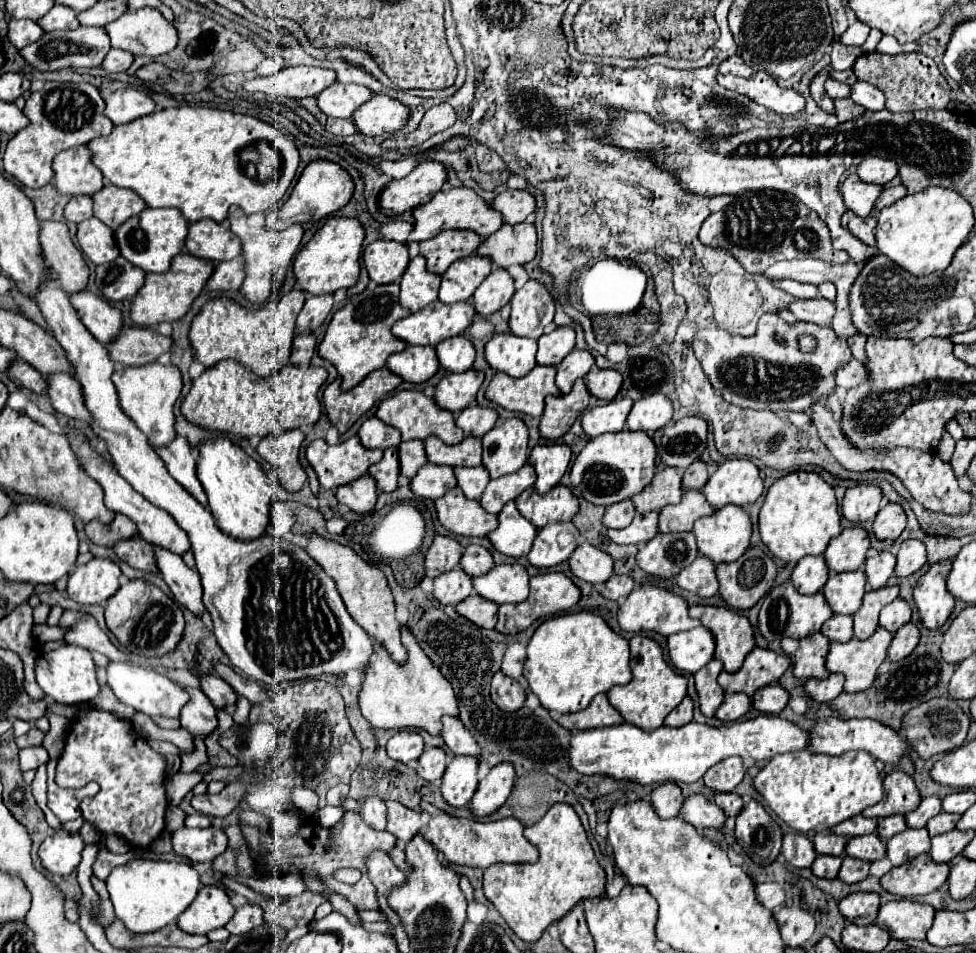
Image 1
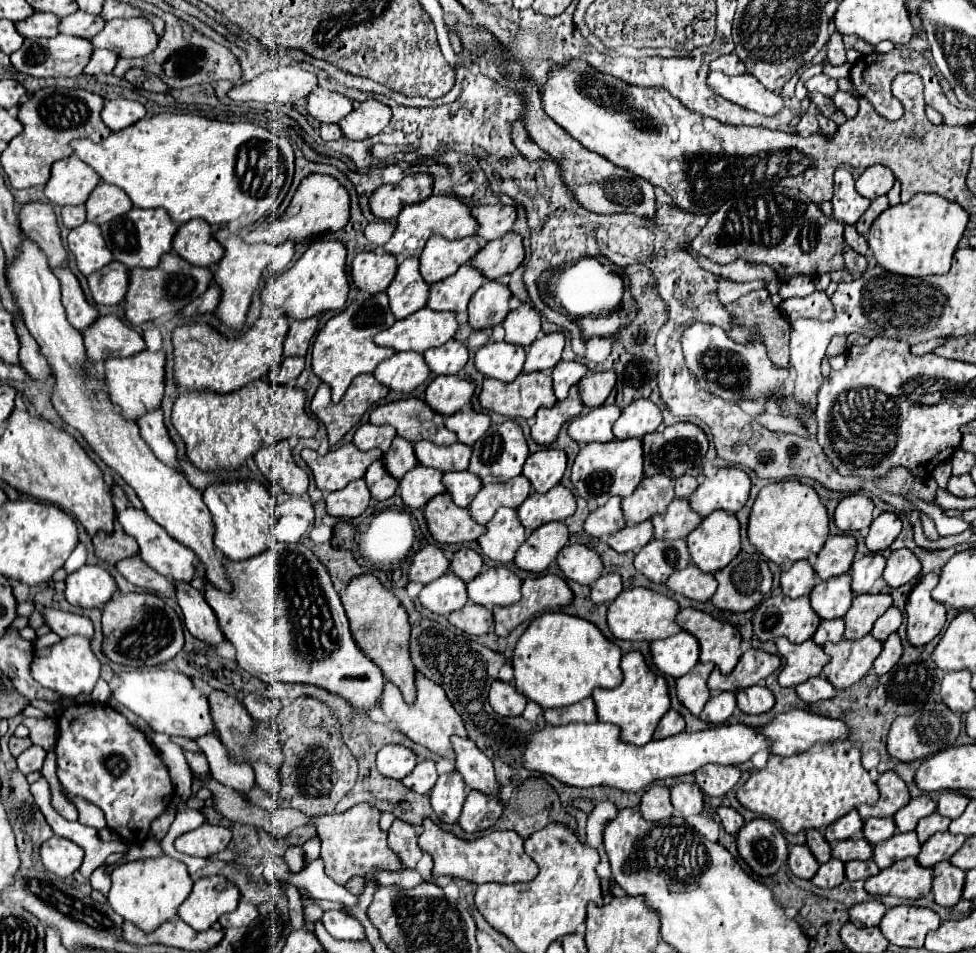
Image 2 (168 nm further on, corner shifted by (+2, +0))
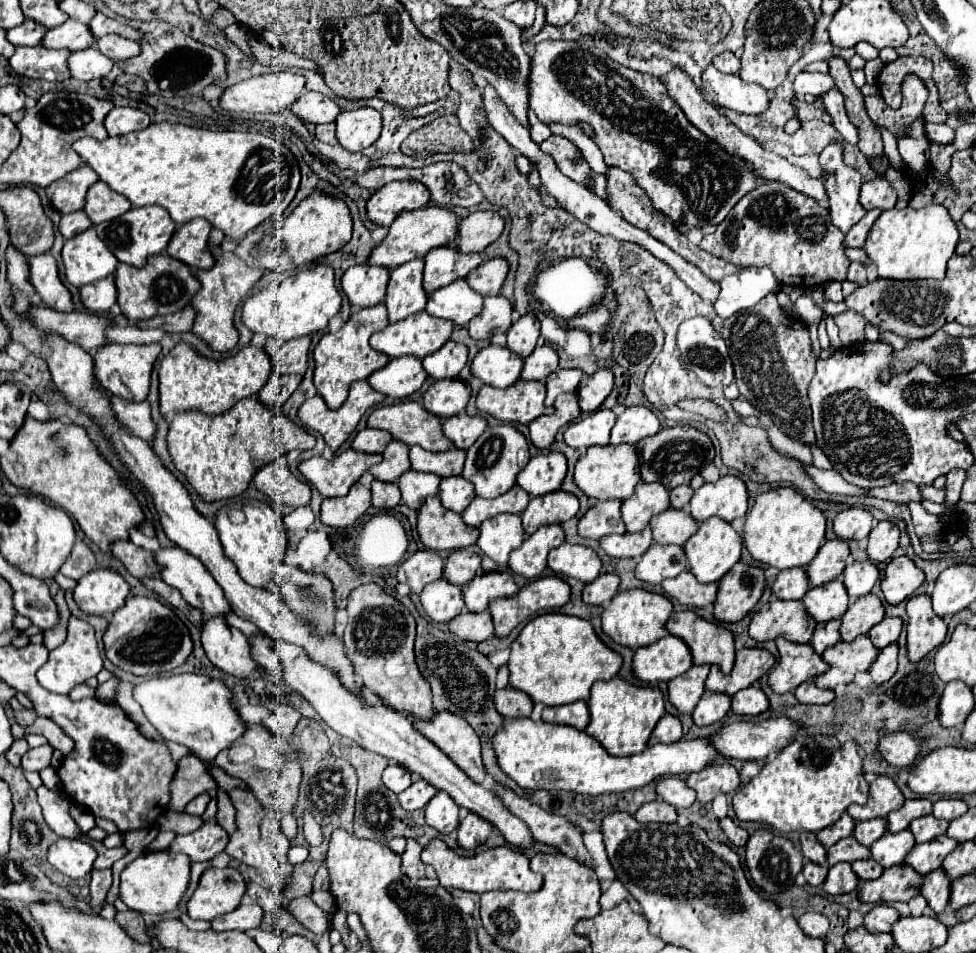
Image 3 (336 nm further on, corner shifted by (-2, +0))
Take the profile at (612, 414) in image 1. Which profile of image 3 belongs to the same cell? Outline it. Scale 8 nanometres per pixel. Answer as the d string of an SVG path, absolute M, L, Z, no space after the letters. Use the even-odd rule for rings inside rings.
M601 408L585 416L583 420L569 424L565 430L565 442L571 448L589 448L589 446L605 446L609 444L609 432L615 424L615 412Z

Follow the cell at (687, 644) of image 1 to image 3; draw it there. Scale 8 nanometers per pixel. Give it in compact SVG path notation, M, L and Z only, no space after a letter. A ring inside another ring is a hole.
M665 636L651 646L643 646L633 656L633 670L643 682L669 682L693 666L687 646L679 638Z

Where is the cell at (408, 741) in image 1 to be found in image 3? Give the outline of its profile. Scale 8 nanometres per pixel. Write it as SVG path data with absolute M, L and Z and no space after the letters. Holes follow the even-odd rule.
M389 764L385 770L383 770L383 784L389 788L389 790L393 790L395 794L399 794L399 792L403 792L405 788L409 788L411 786L411 772L405 768L405 766L401 766L401 764Z

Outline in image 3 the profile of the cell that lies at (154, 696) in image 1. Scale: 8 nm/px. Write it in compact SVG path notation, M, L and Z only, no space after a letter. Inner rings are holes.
M201 674L155 676L135 686L135 702L141 704L147 720L163 734L165 740L183 744L201 760L213 762L215 756L229 748L243 732L243 720L231 704L231 692L223 682Z

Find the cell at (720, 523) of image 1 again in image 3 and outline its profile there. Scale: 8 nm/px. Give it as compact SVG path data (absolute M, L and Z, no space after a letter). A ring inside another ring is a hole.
M709 518L699 526L699 530L685 542L685 554L689 562L689 570L697 576L699 582L717 582L725 572L729 572L741 556L741 546L743 540L741 536L733 530L729 522L723 522L721 518Z

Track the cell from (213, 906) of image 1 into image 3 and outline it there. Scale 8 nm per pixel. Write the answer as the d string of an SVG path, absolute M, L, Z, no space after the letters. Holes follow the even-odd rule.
M209 868L187 902L187 914L193 920L213 920L235 910L245 894L245 880L233 868Z

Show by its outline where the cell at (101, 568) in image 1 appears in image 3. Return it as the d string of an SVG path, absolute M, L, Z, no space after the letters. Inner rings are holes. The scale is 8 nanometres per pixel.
M97 568L77 580L73 600L87 614L111 616L123 606L127 594L129 584L119 572L111 568Z

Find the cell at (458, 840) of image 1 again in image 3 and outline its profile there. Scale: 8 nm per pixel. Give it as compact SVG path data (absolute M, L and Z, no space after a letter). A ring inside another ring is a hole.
M433 838L427 848L423 848L421 860L425 864L431 864L437 872L437 878L443 888L461 888L469 892L489 892L489 890L519 890L519 892L537 892L543 884L541 874L535 874L529 868L529 858L525 852L513 850L509 846L495 846L487 848L485 852L479 852L475 856L459 856L455 850L451 850L443 840Z

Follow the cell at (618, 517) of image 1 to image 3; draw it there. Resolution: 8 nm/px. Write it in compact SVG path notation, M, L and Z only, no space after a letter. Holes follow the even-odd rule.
M605 500L591 506L579 520L579 534L583 538L601 540L607 534L623 534L625 524L621 520L621 502Z

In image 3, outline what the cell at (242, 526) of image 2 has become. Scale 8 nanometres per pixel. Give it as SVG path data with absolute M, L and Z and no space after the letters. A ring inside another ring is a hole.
M249 500L243 504L245 512L245 522L243 524L233 524L227 518L227 508L219 508L215 516L215 528L219 530L223 550L225 554L235 562L241 578L257 588L263 588L269 580L271 574L275 572L277 564L283 562L285 548L287 548L287 534L283 526L283 516L273 510L271 504L261 502L261 500Z

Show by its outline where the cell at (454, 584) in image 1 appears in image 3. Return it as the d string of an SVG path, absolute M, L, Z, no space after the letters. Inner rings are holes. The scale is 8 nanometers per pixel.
M439 578L423 588L421 604L433 622L449 622L465 610L463 590L457 584Z

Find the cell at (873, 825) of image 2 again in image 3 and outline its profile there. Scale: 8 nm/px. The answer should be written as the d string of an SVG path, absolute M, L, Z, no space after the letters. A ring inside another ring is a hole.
M887 818L879 820L867 820L867 822L857 822L853 836L867 848L871 848L883 834L887 832Z

